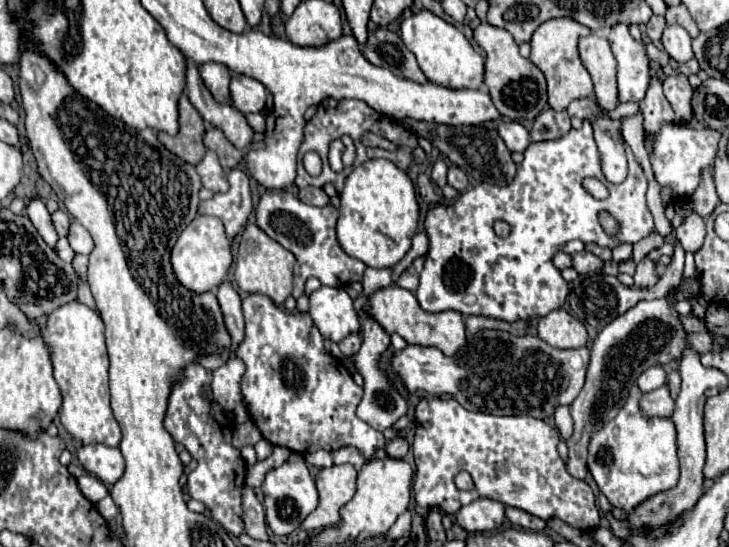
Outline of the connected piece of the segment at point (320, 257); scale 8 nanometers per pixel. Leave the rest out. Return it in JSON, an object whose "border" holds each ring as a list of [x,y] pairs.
{"border":[[[267,191],[261,195],[257,203],[257,225],[277,243],[281,243],[285,249],[289,249],[297,263],[295,263],[295,281],[293,281],[293,297],[297,299],[303,293],[305,281],[309,277],[317,277],[323,285],[331,287],[343,287],[353,281],[363,279],[365,265],[353,257],[349,257],[335,235],[335,223],[339,217],[339,211],[333,205],[315,207],[307,205],[295,195],[287,191]]]}

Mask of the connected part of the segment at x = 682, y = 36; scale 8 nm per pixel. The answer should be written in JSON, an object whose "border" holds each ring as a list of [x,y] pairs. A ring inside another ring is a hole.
{"border":[[[667,25],[663,31],[663,47],[669,53],[671,59],[675,59],[677,63],[689,61],[693,59],[693,51],[691,51],[691,37],[689,33],[679,27],[679,25]]]}

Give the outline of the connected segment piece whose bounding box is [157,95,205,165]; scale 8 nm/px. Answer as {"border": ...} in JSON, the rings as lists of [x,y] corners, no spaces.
{"border":[[[181,95],[179,99],[179,133],[177,135],[167,135],[167,133],[157,133],[157,139],[179,159],[197,165],[201,157],[205,155],[205,145],[203,145],[203,119],[199,111],[191,105],[187,95]]]}

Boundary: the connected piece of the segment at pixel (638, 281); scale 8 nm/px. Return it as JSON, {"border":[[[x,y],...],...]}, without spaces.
{"border":[[[643,257],[639,263],[637,263],[637,269],[635,269],[635,275],[633,275],[633,281],[637,287],[653,287],[657,283],[657,275],[653,271],[655,263],[649,259],[649,257]]]}

